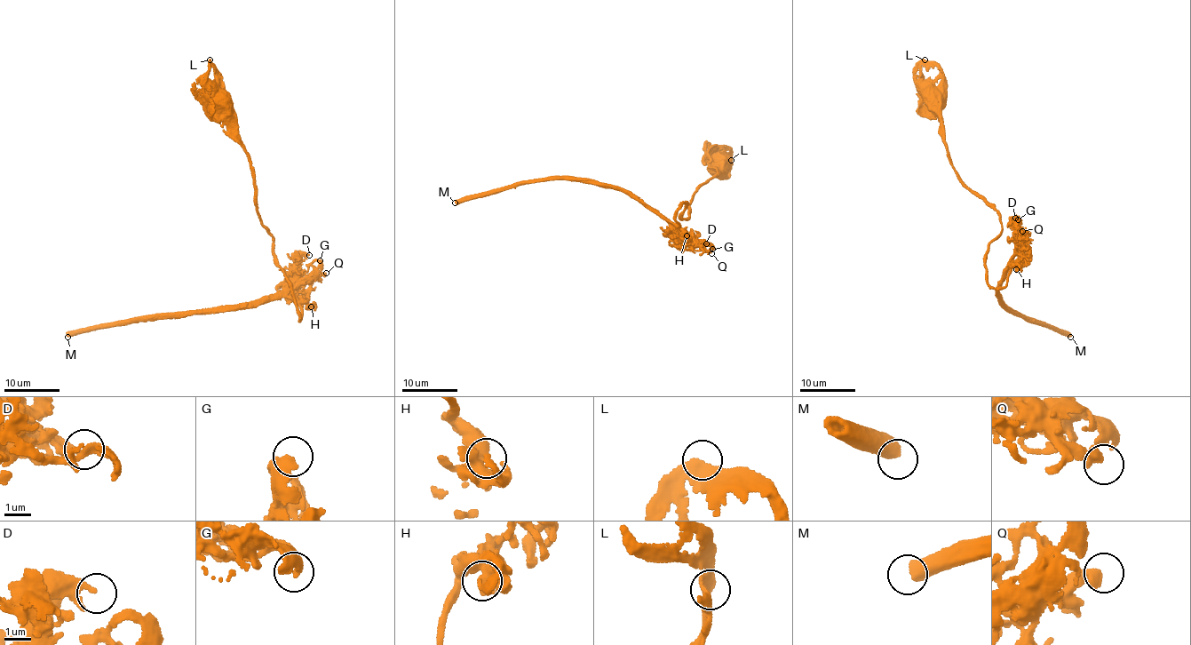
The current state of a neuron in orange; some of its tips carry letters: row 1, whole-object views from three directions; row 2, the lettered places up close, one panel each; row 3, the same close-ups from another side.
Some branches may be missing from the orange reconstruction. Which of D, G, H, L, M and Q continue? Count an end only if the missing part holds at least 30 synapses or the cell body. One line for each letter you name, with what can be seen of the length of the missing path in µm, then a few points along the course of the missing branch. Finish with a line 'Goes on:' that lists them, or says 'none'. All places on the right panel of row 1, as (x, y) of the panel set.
M: Missing length about 140 µm
Goes on: M

